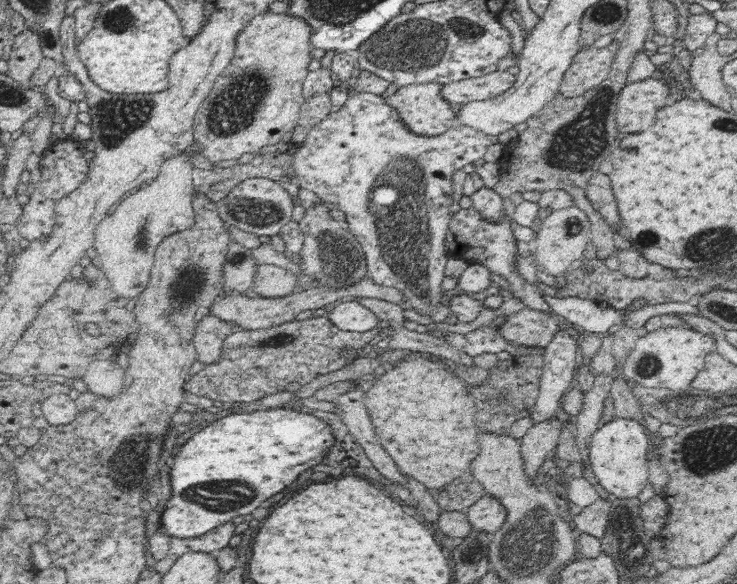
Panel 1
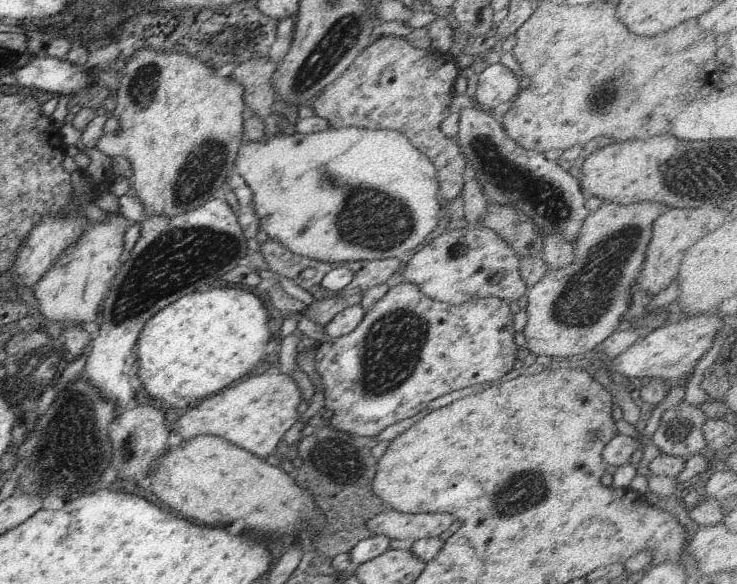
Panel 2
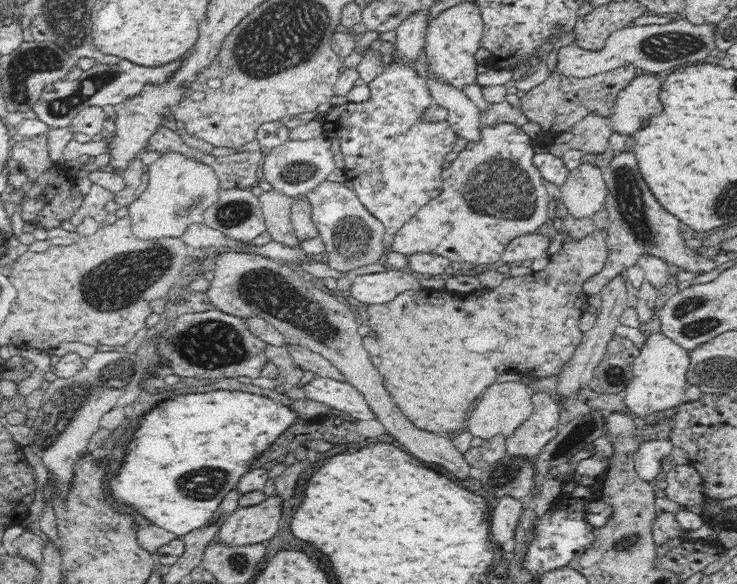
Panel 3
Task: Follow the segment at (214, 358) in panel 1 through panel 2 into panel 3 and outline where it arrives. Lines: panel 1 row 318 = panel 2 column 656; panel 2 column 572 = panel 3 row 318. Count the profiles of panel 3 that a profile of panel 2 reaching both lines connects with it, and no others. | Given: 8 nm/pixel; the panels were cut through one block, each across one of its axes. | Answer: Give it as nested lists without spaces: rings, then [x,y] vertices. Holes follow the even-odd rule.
[[[228,251],[214,258],[216,268],[214,278],[210,281],[207,297],[216,309],[224,314],[243,319],[258,316],[271,324],[291,344],[299,344],[312,352],[317,352],[329,360],[344,375],[358,392],[361,392],[372,409],[376,419],[384,425],[386,432],[393,436],[398,444],[404,446],[412,456],[420,456],[422,462],[436,464],[446,472],[456,472],[452,476],[464,480],[470,474],[471,465],[458,452],[448,436],[432,434],[418,430],[400,408],[390,400],[384,390],[382,375],[372,365],[370,355],[362,347],[362,337],[358,334],[352,311],[342,299],[334,298],[334,292],[315,287],[313,280],[306,280],[288,266],[252,252],[236,253]]]

